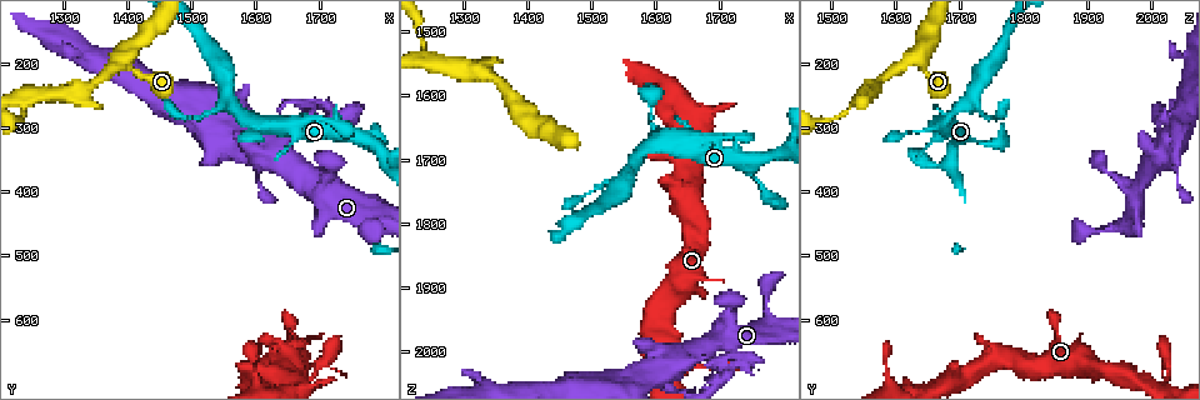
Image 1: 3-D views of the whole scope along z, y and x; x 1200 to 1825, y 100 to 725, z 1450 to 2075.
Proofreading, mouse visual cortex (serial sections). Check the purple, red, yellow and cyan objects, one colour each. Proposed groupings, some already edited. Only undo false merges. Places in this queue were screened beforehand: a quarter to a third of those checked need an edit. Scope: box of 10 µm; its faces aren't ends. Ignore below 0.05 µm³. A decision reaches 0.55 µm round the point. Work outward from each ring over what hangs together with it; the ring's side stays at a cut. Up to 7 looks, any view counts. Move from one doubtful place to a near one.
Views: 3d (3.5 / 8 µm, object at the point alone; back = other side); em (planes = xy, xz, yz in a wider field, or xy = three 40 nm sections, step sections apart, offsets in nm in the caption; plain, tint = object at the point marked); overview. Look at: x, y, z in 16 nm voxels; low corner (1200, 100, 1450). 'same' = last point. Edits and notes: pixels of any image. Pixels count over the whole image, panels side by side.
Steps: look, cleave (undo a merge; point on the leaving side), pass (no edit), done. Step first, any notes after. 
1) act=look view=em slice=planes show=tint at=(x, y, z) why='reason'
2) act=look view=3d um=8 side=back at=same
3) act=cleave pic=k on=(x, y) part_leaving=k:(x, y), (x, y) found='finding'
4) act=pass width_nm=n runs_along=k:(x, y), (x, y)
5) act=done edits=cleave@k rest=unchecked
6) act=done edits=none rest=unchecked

act=look view=3d um=8 side=back at=(1400, 190, 1635) why='sharp bend'

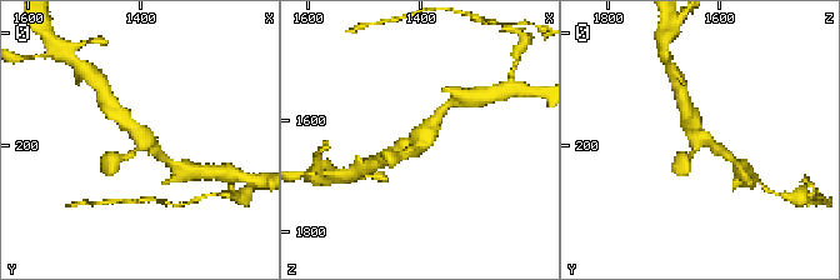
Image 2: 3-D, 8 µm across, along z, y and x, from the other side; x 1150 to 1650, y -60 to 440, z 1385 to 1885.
act=look view=3d um=3.5 side=back at=same

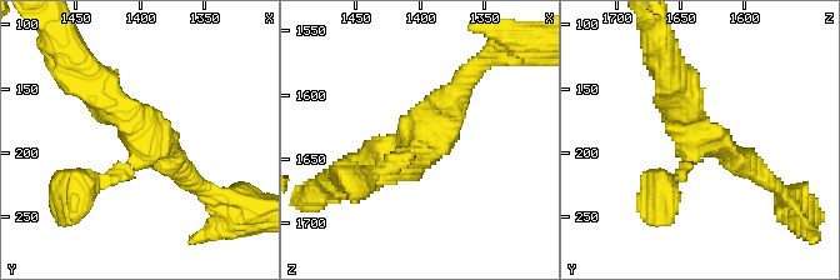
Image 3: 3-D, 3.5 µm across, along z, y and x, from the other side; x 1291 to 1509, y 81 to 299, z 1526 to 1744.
act=look view=em slice=xy step=1 show=tint at=(1400, 192, 1638) arms=3 arm_widths_nm=200,300,450

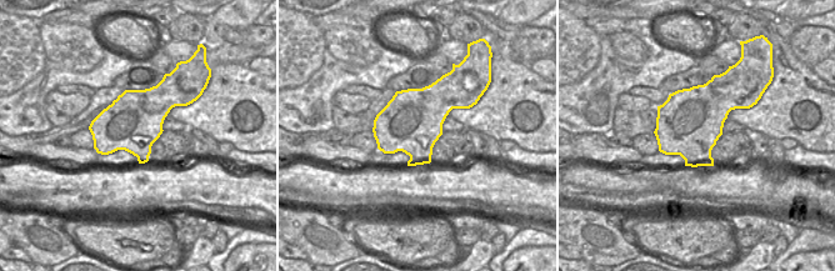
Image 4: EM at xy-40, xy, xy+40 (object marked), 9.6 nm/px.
act=pass runs_along=3:(363, 180), (420, 148), (459, 86) found='continuous, no second cell'

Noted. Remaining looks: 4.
act=look view=3d um=3.5 at=(1610, 290, 1675) why='arms run side by side'

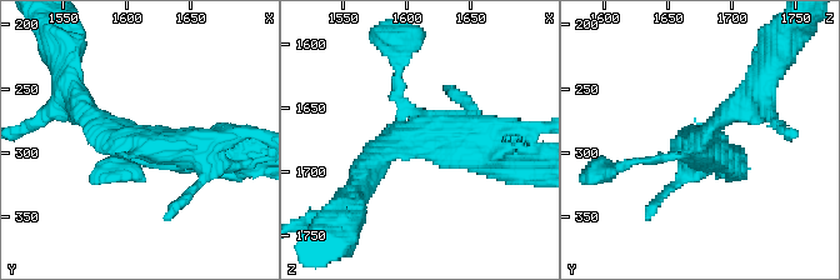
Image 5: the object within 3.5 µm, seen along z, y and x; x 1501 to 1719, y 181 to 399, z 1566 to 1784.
act=look view=em slice=xy step=5 show=tint at=(1614, 294, 1672) arms=4 arm_widths_nm=100,250,350,450 why='need the tissue'

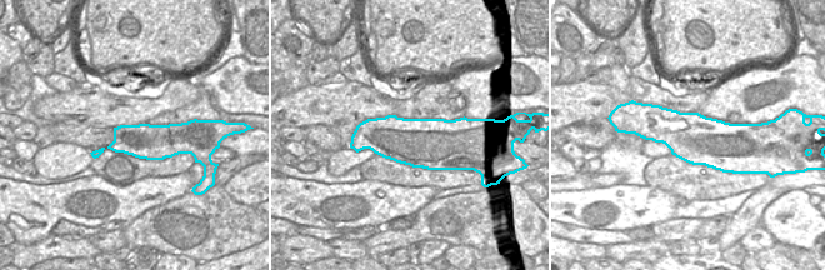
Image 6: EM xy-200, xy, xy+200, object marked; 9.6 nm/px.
act=look view=em slice=xy step=2 show=tint at=same why='another direction'

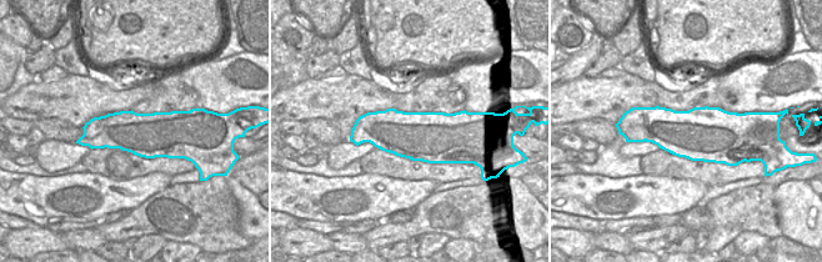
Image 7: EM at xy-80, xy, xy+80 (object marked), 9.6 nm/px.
act=pass width_nm=500 runs_along=5:(220, 155), (131, 144), (81, 109) found='one cell here'

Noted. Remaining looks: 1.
act=done edits=none rest=unchecked

